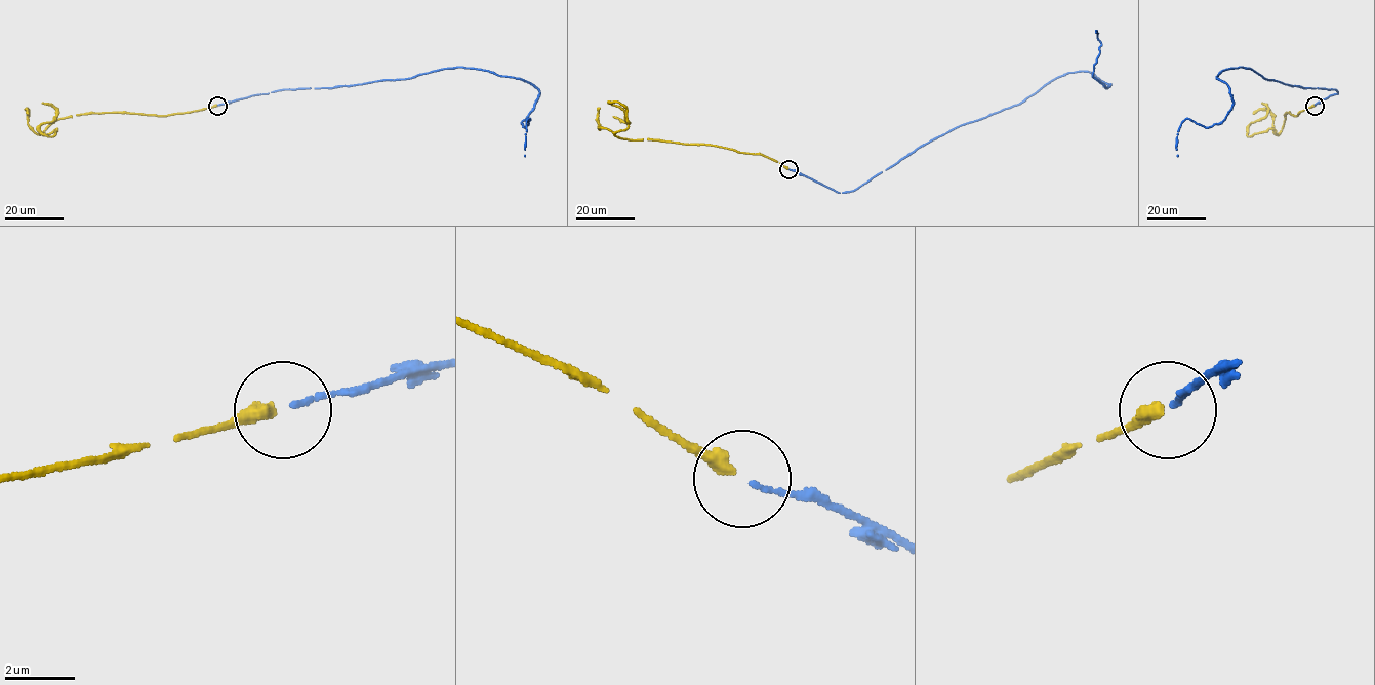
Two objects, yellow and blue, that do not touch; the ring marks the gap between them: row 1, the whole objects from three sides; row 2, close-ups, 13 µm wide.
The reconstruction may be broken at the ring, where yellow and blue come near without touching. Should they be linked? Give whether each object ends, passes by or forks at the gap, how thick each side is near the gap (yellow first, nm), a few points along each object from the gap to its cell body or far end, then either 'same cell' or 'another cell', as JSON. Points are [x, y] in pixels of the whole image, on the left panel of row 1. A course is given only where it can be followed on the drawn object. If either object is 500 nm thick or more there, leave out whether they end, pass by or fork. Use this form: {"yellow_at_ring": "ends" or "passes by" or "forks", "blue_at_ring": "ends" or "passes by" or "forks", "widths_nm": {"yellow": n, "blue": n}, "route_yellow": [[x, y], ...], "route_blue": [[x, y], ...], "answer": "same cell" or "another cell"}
{"yellow_at_ring": "ends", "blue_at_ring": "ends", "widths_nm": {"yellow": 420, "blue": 140}, "route_yellow": [[217, 106], [77, 115], [52, 122], [48, 136], [40, 125], [56, 112], [42, 103]], "route_blue": [[217, 105], [283, 90], [469, 67], [528, 82], [539, 90], [522, 122], [525, 127], [530, 119], [525, 156]], "answer": "same cell"}

